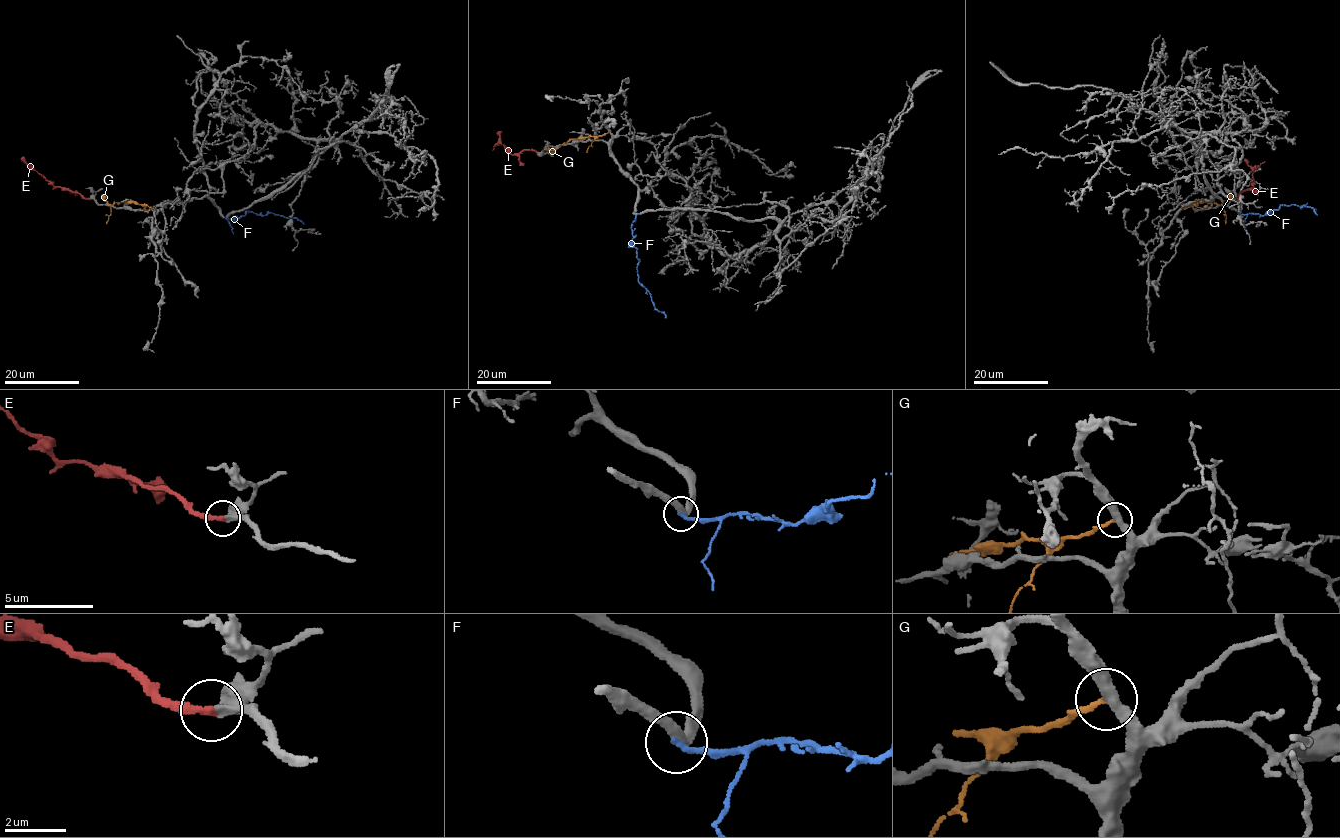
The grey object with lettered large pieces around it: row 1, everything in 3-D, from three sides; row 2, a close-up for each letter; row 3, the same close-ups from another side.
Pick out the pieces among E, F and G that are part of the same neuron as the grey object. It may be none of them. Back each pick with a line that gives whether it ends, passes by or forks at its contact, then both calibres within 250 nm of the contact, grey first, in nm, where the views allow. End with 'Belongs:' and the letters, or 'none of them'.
E: it ends; calibres 500 and 240 nm
Belongs: E

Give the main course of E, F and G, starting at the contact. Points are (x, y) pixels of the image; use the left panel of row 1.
E: (89, 199), (54, 185), (22, 157)
F: (226, 218), (235, 220), (249, 211), (296, 218), (304, 224)
G: (158, 209), (135, 202), (113, 203), (107, 224)

